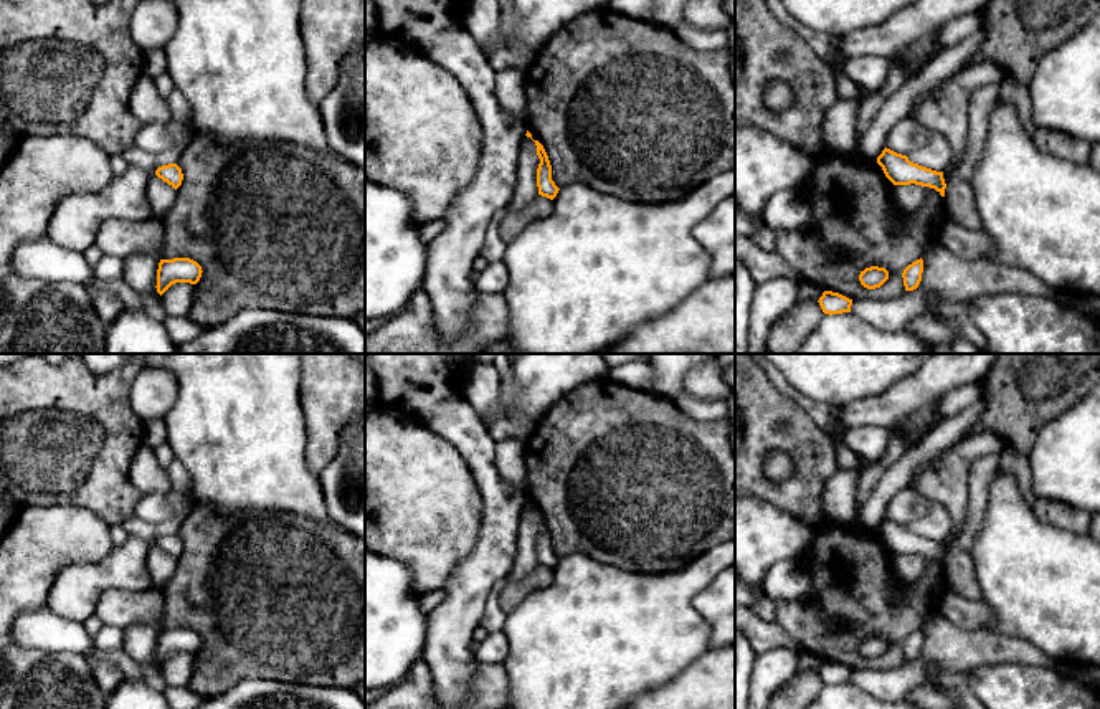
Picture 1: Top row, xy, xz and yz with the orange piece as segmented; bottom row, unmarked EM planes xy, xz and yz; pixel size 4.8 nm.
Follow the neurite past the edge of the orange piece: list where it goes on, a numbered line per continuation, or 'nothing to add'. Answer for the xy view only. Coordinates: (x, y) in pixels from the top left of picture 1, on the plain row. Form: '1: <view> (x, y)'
nothing to add

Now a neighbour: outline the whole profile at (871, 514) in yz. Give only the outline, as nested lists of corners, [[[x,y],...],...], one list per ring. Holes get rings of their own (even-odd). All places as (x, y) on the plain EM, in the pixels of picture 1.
[[[979,398],[955,416],[943,420],[922,443],[908,448],[905,454],[890,464],[882,474],[867,501],[859,507],[856,521],[877,531],[885,519],[885,509],[890,499],[910,484],[913,469],[920,463],[935,459],[946,448],[963,440],[984,412],[984,405],[984,400]]]

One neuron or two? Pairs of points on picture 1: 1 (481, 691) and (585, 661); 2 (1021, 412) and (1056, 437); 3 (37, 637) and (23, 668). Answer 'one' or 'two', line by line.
1: two
2: two
3: two

